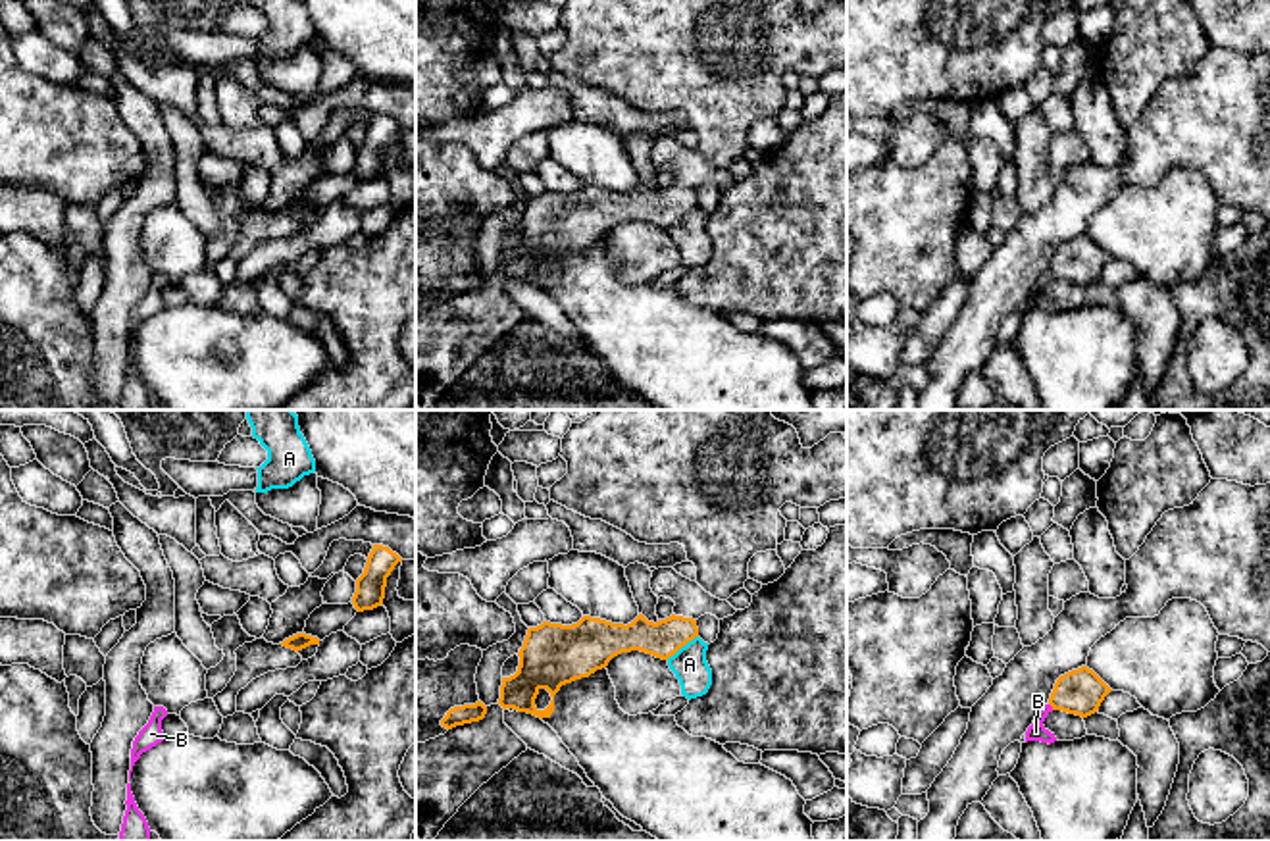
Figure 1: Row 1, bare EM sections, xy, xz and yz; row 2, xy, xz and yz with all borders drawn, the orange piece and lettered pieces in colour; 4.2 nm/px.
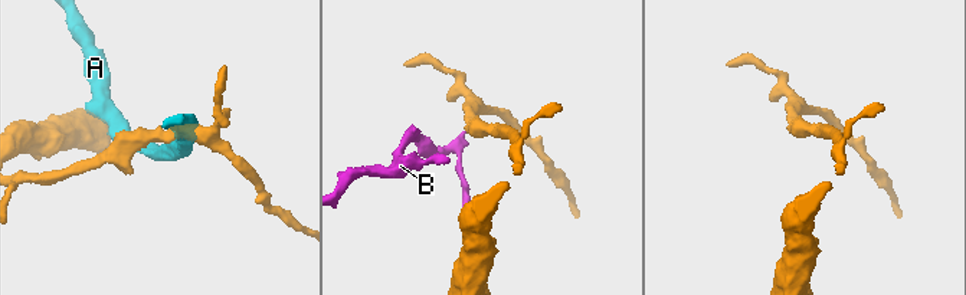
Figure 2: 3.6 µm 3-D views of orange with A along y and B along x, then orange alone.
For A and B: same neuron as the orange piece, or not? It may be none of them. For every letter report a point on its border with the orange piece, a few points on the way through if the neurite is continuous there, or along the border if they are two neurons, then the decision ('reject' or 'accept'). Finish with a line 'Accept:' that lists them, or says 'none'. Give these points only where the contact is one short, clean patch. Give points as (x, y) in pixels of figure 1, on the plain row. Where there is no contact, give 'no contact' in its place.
A: xz (682, 214) | along xz (697, 204), (666, 228) | reject
B: yz (1051, 274) | along yz (1049, 272), (1053, 278) | reject
Accept: none

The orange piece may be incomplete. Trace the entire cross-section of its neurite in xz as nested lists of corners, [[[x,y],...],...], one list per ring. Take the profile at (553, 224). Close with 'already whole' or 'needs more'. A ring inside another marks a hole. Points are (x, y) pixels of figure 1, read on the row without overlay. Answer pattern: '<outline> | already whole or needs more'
[[[639,183],[627,194],[591,185],[572,194],[543,191],[527,198],[518,221],[518,241],[502,246],[498,273],[541,289],[550,287],[562,254],[589,246],[622,221],[641,219],[668,229],[695,206],[697,189],[675,183],[656,192]],[[541,258],[552,266],[545,279],[535,275]]] | already whole

